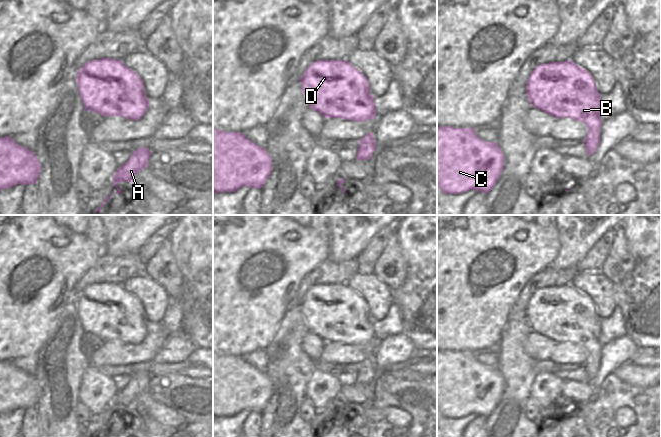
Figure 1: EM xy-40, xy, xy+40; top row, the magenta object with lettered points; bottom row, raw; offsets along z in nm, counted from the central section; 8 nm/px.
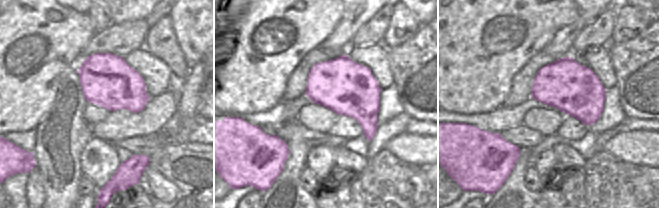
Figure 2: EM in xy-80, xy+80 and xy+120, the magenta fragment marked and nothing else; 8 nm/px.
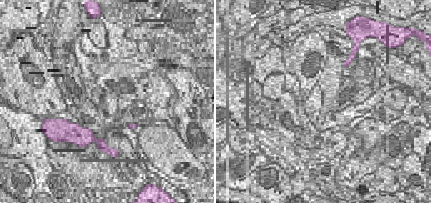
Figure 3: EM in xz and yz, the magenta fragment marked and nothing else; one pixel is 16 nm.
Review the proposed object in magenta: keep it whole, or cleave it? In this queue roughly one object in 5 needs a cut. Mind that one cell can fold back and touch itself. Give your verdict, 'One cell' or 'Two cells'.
One cell.

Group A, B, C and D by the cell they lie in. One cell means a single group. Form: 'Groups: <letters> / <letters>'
Groups: A B C D.

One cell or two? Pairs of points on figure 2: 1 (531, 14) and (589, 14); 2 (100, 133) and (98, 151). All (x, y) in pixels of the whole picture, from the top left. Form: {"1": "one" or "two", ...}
{"1": "two", "2": "two"}

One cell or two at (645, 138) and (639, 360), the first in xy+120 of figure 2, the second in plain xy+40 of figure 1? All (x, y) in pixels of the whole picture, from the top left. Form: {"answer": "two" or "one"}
{"answer": "two"}

